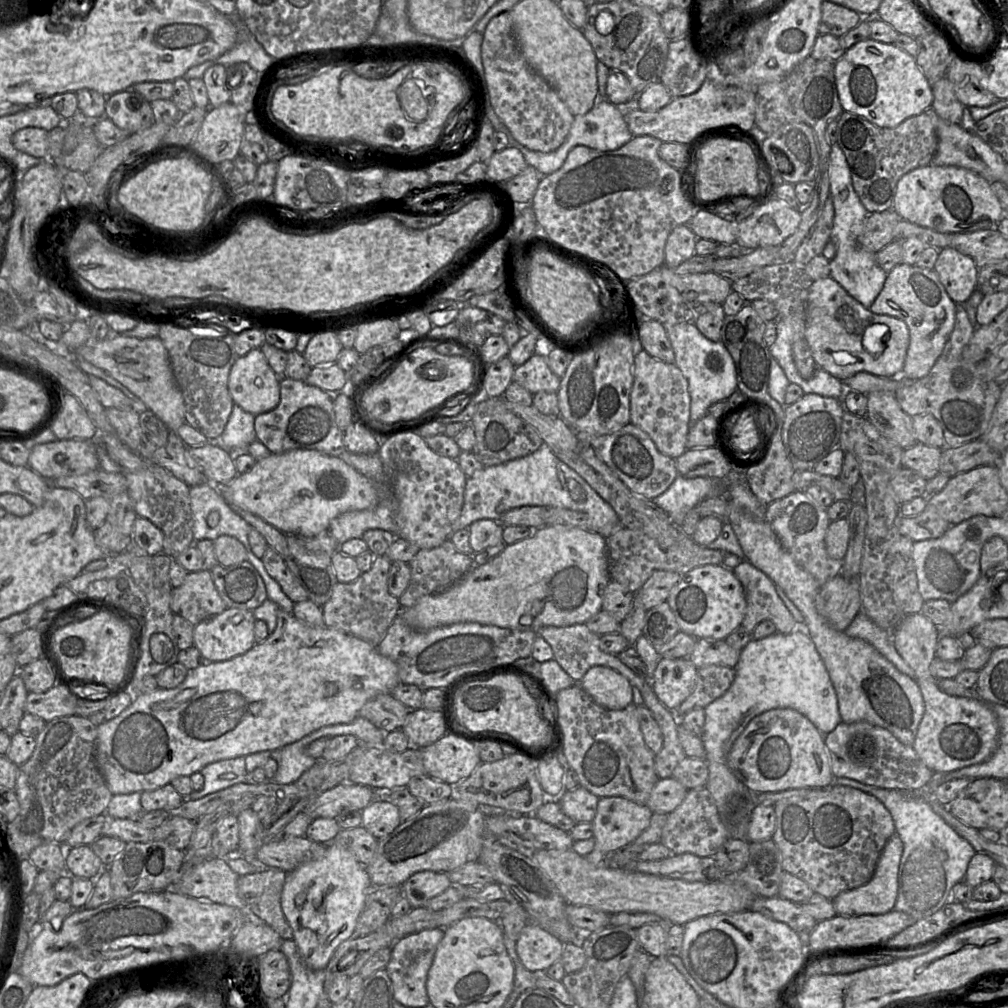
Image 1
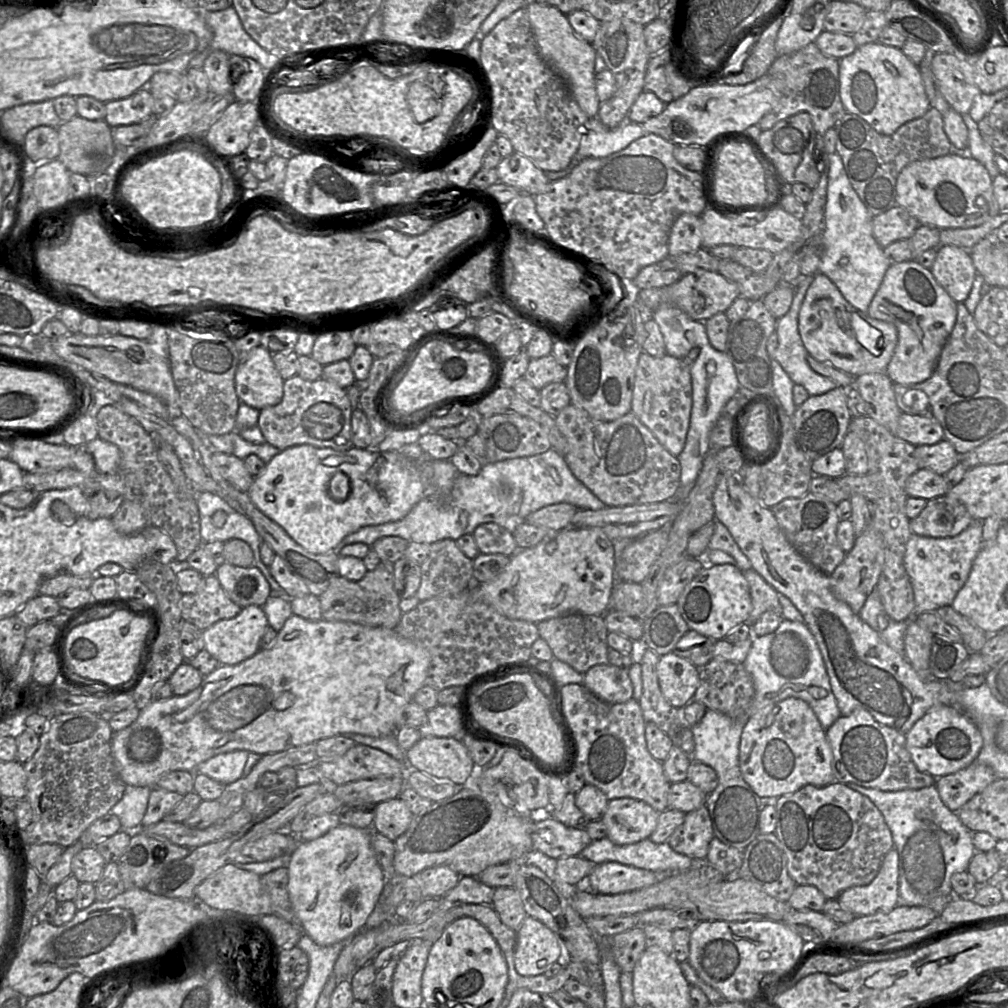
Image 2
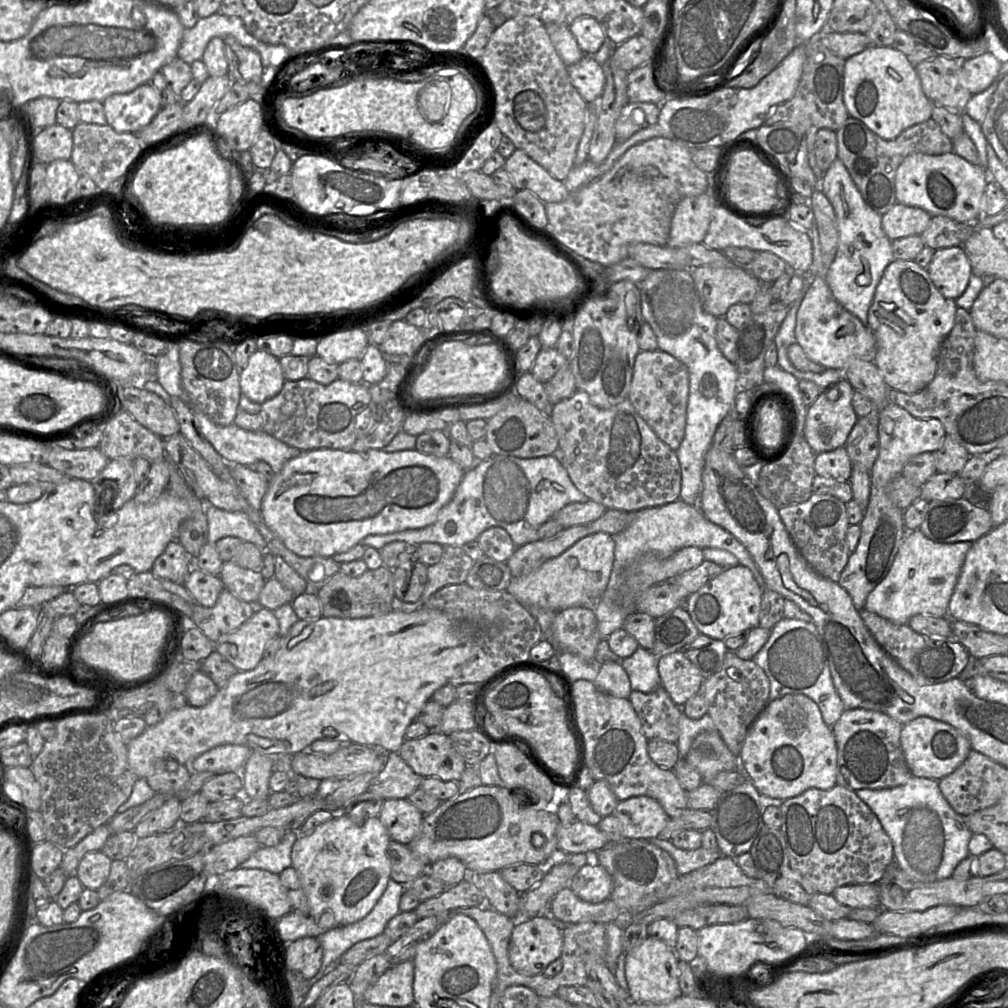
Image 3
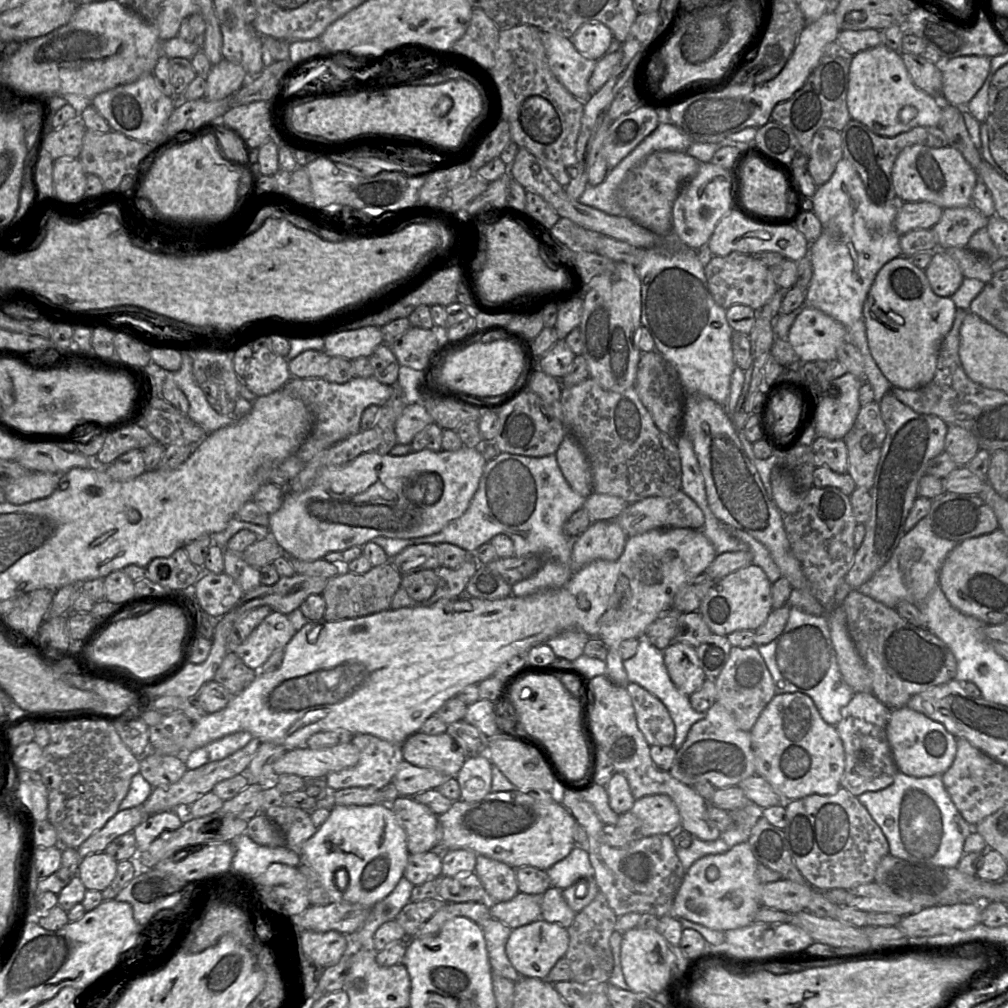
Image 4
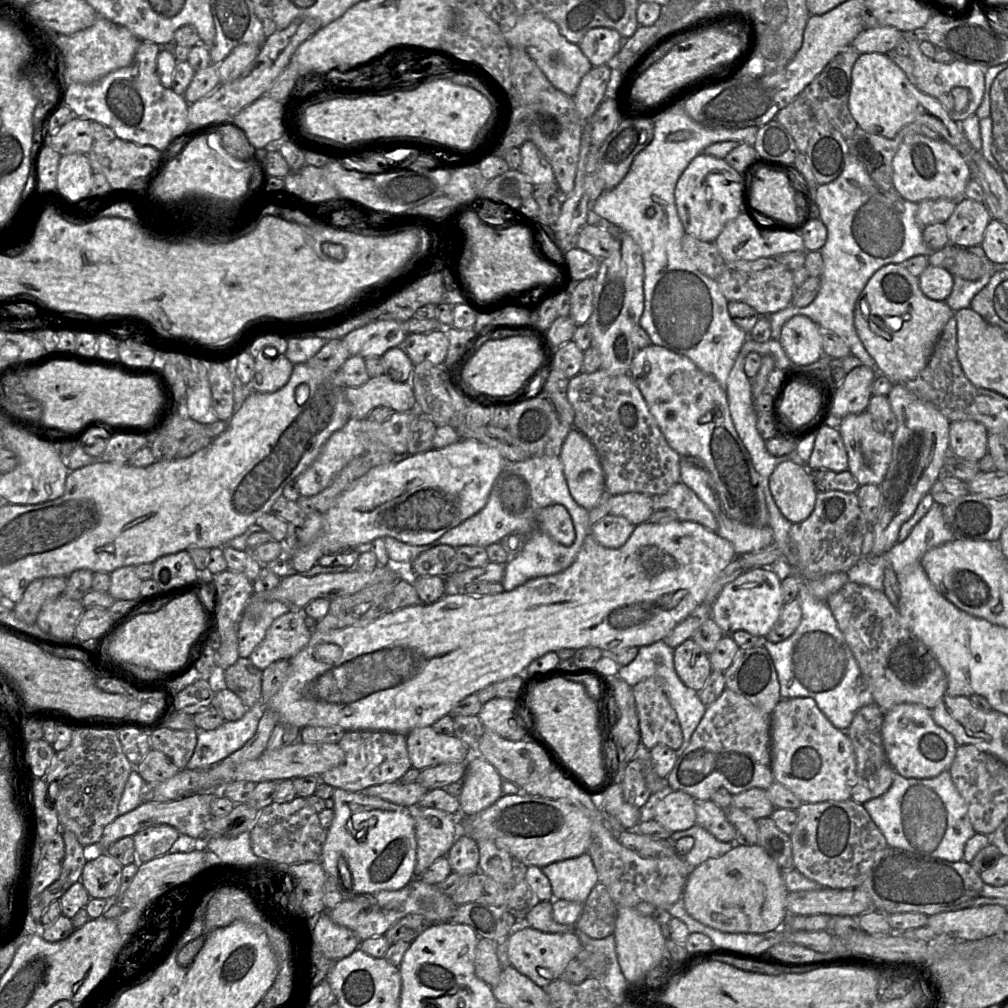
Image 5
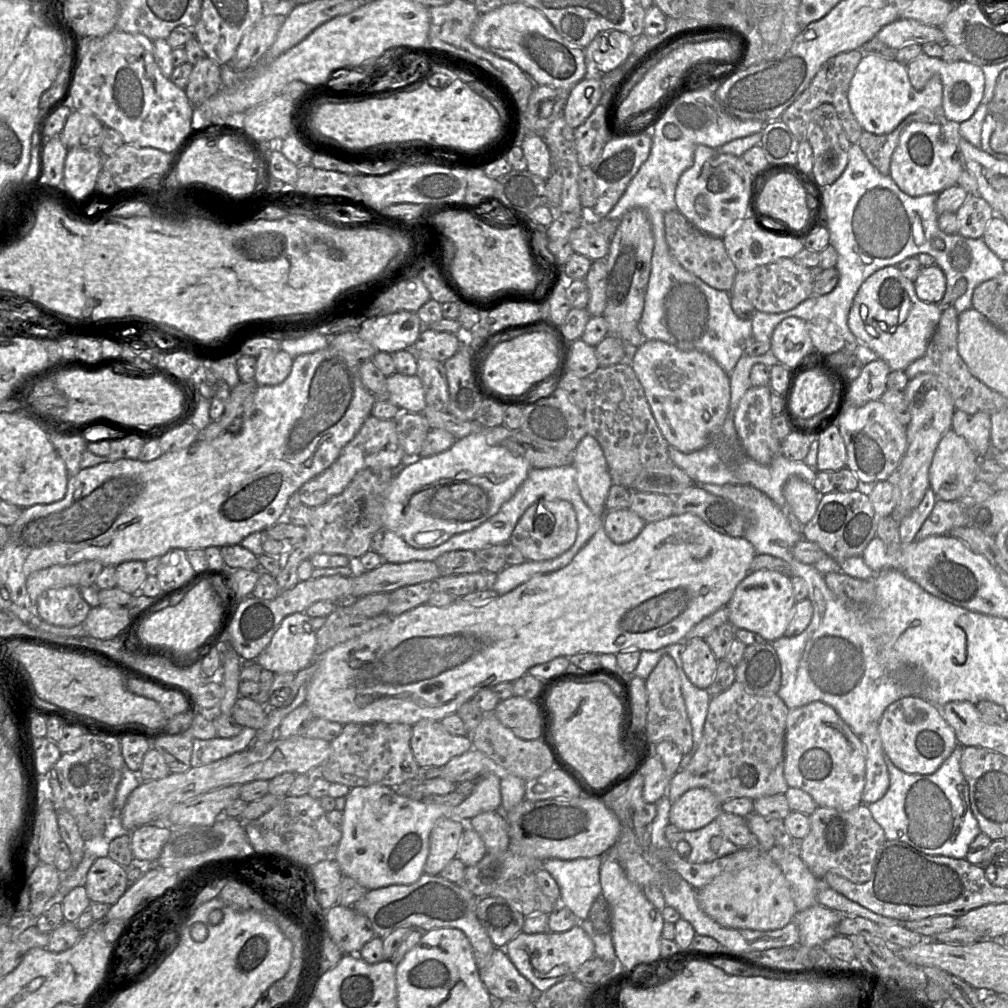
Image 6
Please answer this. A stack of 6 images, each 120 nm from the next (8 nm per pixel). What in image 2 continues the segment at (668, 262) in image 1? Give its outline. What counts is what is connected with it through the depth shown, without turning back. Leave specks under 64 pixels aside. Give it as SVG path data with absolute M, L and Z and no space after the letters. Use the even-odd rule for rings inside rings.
M688 213L680 215L673 223L669 234L669 256L695 252L700 248L702 248L700 216Z

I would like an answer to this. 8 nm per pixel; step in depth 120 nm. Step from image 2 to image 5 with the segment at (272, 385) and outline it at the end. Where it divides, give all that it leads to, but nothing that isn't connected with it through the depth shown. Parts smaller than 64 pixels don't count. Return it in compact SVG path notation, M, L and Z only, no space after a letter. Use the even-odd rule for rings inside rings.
M263 347L254 360L252 377L247 384L253 392L275 392L288 382L294 364L284 354L280 355L274 347Z

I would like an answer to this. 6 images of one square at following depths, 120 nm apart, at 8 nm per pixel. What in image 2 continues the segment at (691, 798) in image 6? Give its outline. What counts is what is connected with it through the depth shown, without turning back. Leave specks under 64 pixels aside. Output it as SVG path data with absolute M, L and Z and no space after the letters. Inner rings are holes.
M630 797L608 801L601 820L607 829L607 838L615 844L631 844L649 838L658 824L659 812L649 804Z

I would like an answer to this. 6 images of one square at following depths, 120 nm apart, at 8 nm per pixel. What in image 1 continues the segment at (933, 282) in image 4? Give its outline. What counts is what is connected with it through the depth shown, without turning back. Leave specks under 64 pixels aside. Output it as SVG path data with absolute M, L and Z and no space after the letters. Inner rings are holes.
M951 247L938 249L934 265L939 280L956 304L965 304L977 288L979 268L974 260Z

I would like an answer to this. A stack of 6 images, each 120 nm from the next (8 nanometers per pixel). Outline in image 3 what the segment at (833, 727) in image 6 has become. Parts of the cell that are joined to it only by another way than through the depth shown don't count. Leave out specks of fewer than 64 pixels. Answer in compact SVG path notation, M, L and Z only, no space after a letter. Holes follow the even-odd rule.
M789 694L769 701L749 728L739 756L739 768L763 797L786 800L810 788L829 790L837 785L837 744L832 728L823 720L818 705L804 694Z

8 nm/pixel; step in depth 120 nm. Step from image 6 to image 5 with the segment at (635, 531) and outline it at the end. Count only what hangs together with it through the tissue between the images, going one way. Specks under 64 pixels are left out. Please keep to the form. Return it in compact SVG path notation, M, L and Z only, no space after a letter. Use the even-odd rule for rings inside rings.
M608 514L590 526L590 532L600 545L616 549L626 543L635 526L624 517Z

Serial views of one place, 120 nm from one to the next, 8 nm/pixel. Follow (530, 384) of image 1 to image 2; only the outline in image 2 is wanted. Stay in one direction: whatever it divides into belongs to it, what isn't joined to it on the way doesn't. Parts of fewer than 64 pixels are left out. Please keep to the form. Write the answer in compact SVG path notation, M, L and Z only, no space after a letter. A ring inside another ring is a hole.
M552 354L530 359L524 378L537 390L550 383L565 382L568 367L560 365Z

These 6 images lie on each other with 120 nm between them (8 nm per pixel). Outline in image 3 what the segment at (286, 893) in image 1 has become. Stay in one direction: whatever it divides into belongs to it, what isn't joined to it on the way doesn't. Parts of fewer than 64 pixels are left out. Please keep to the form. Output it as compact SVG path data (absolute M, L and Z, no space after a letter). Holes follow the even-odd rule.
M344 812L320 825L313 831L298 836L291 851L292 867L296 870L302 889L308 899L309 915L323 929L354 923L365 917L385 891L391 879L391 865L386 850L391 840L378 816L368 818L363 824L354 823Z

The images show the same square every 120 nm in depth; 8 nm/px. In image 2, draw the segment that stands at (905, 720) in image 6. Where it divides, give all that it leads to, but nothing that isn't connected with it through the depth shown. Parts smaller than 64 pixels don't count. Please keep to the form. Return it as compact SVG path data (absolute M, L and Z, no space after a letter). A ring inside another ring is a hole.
M936 705L905 734L906 748L918 771L935 778L954 774L968 767L979 755L983 738L976 724L960 709Z

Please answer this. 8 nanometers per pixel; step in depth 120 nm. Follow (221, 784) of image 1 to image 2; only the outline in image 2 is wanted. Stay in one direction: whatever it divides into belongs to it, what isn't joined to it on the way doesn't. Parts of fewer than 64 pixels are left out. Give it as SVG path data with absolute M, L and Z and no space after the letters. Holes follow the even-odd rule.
M235 750L215 755L199 763L195 767L195 773L207 775L224 785L228 785L243 776L248 754L247 750Z

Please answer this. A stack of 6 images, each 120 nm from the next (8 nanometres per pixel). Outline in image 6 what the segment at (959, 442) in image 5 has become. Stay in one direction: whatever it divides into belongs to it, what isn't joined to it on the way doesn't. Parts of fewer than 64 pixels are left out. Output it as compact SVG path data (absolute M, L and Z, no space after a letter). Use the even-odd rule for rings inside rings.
M955 410L951 429L963 437L977 456L983 456L990 446L991 415L986 412L967 414Z

